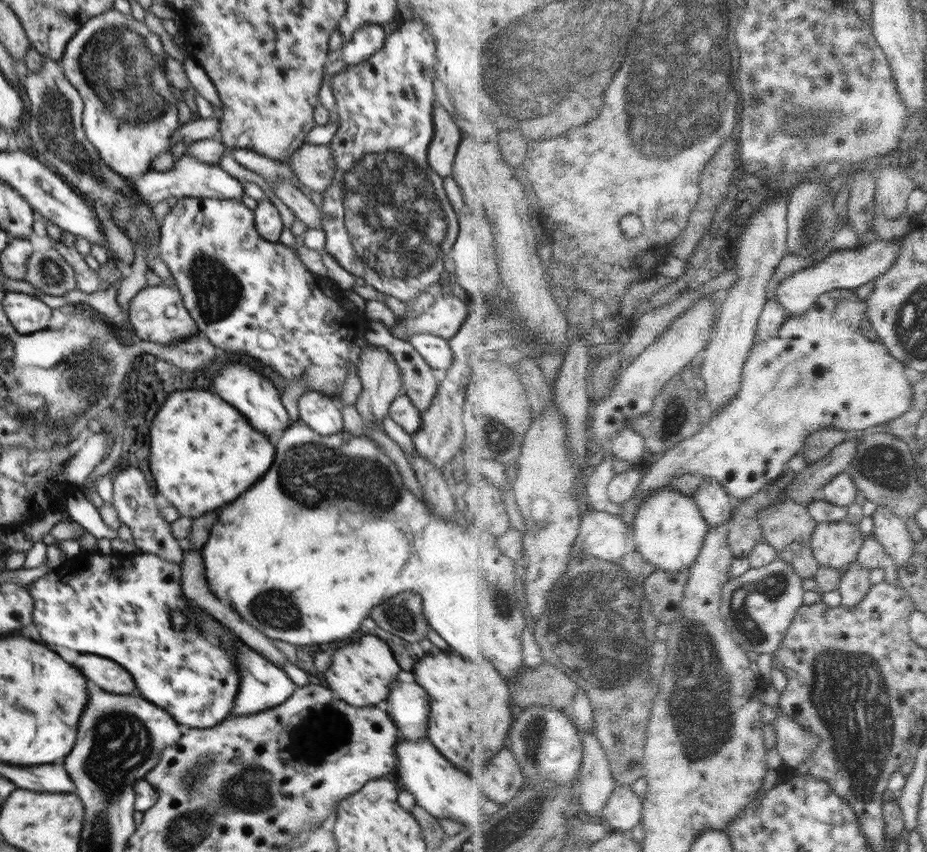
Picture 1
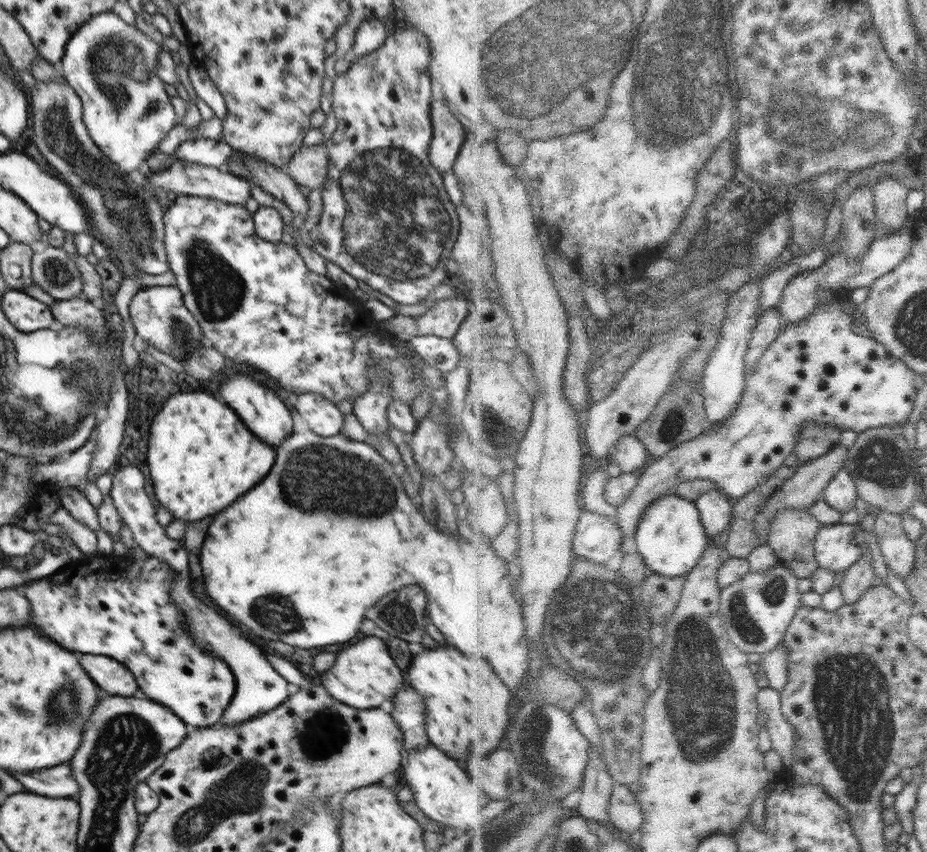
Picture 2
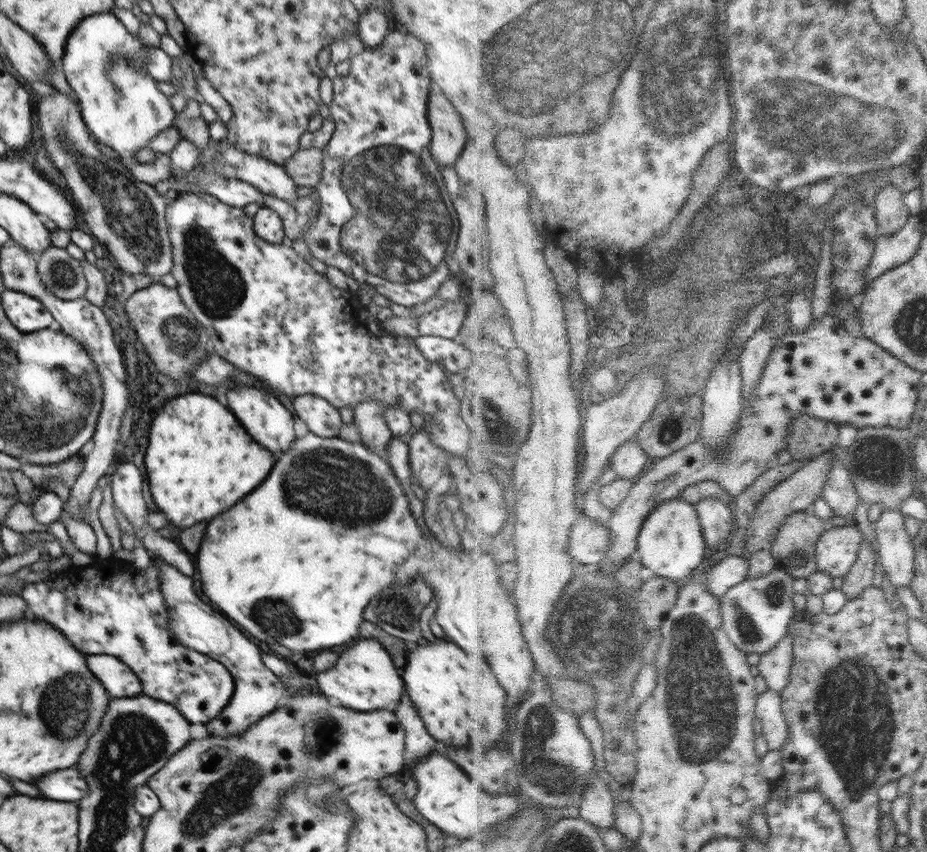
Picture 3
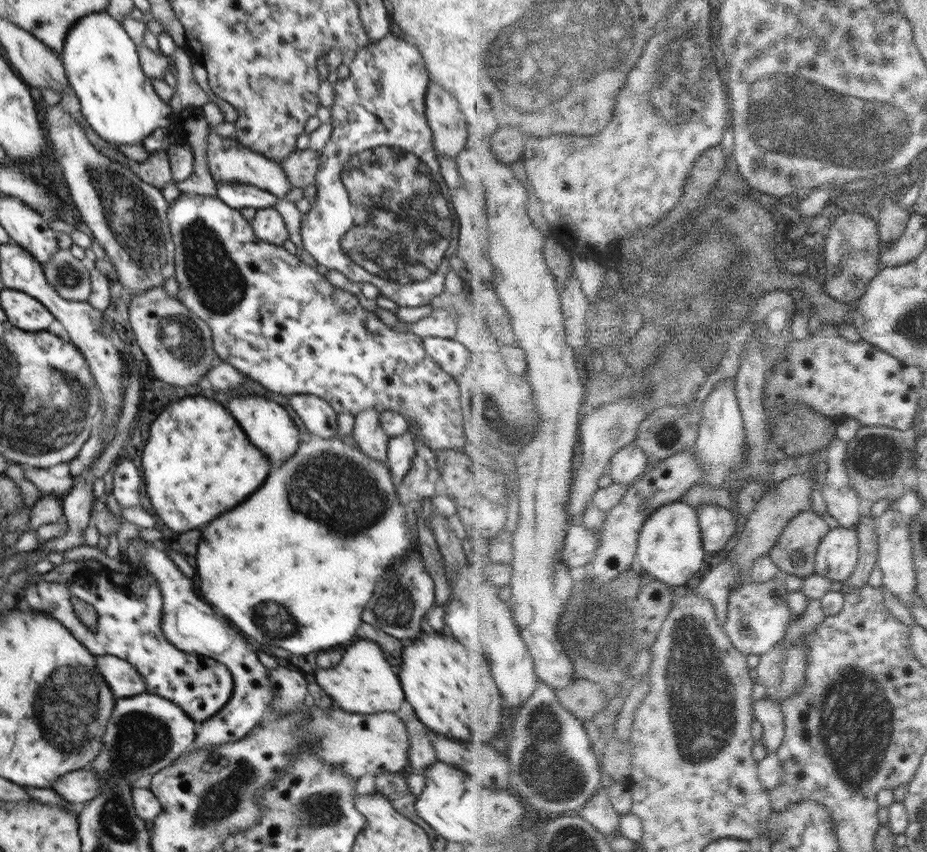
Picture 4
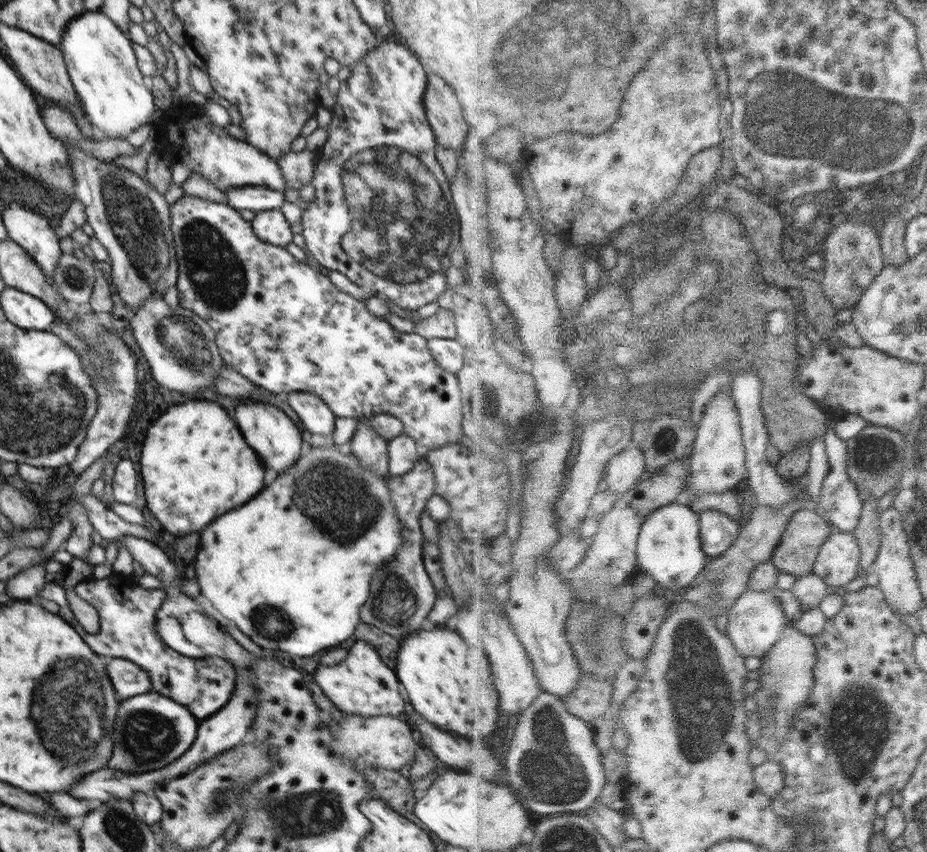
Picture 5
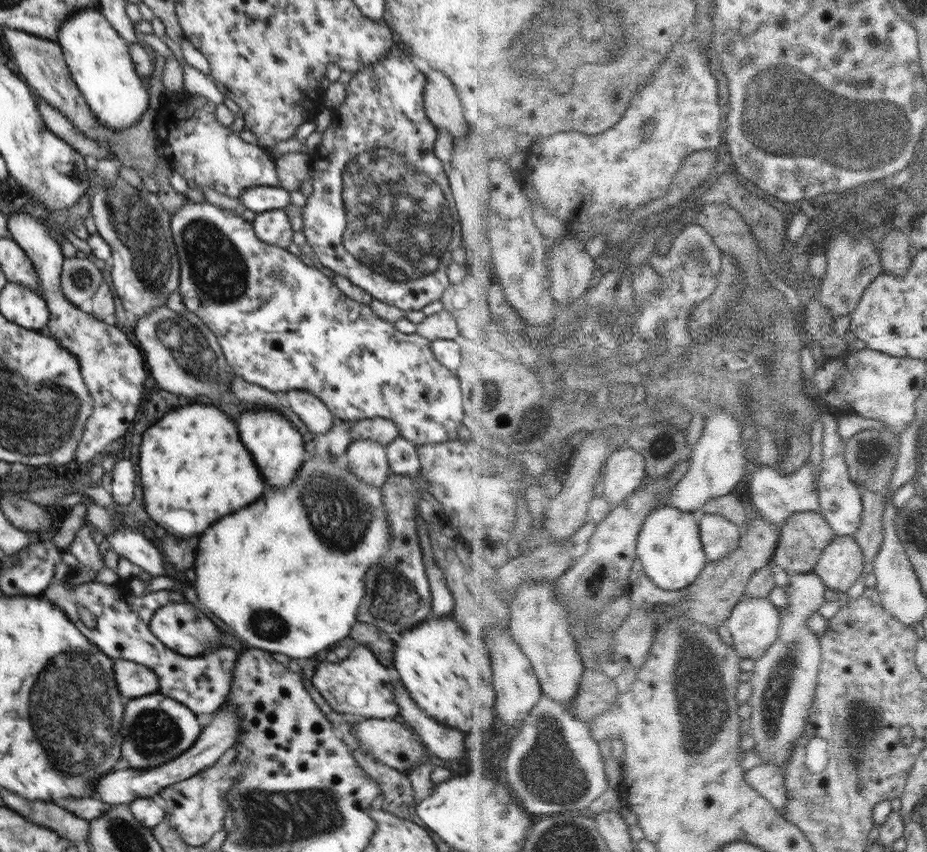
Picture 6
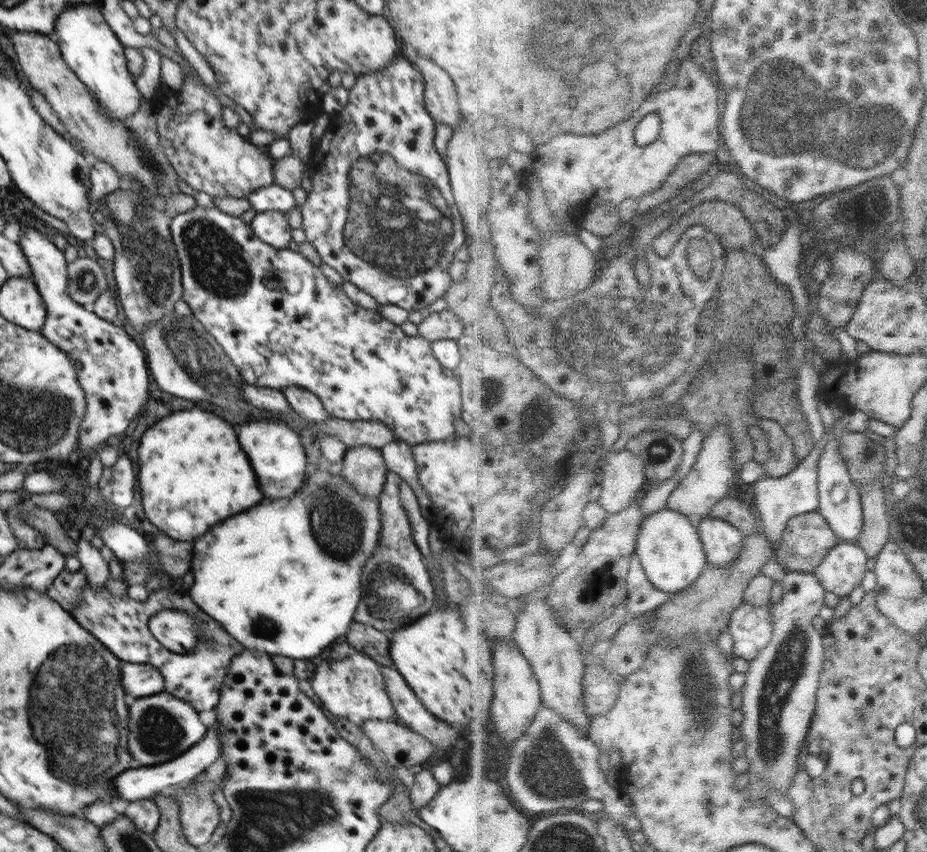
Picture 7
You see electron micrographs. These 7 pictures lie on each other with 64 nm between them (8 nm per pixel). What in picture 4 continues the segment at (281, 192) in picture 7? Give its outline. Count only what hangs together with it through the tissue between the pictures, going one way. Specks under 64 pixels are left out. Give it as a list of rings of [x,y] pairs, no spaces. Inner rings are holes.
[[[216,182],[216,197],[227,206],[238,210],[272,208],[278,200],[275,195],[249,184]]]

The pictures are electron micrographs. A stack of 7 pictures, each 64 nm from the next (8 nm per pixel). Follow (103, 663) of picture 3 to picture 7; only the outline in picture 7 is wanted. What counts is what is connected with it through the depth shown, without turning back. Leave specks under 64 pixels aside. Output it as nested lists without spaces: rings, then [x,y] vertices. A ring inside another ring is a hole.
[[[125,662],[121,666],[122,686],[128,696],[147,697],[164,690],[164,681],[156,666]]]

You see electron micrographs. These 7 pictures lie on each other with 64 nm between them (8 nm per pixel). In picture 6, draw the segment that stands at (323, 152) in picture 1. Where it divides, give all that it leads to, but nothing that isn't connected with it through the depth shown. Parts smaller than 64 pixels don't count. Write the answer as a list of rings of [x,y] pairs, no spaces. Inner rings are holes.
[[[288,153],[276,158],[275,165],[278,171],[278,180],[284,190],[299,190],[302,182],[312,175],[311,164],[315,159],[314,153]]]

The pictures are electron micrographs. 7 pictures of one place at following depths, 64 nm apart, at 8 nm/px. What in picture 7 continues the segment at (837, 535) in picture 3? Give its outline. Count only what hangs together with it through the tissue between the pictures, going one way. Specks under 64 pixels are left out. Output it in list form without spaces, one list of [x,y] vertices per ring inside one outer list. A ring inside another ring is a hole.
[[[841,540],[841,542],[826,556],[824,562],[815,572],[818,578],[824,583],[828,591],[838,594],[838,596],[849,596],[856,587],[862,586],[866,572],[868,572],[868,559],[870,556],[867,551],[855,542]]]

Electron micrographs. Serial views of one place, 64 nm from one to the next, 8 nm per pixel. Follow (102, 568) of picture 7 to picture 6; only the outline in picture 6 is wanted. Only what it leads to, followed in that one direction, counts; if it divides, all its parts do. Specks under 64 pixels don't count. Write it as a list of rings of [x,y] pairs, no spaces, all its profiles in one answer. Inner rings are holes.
[[[85,519],[67,550],[72,556],[76,556],[80,563],[88,569],[92,569],[94,576],[96,576],[105,563],[103,555],[98,550],[99,544],[93,540],[93,532],[92,526]]]

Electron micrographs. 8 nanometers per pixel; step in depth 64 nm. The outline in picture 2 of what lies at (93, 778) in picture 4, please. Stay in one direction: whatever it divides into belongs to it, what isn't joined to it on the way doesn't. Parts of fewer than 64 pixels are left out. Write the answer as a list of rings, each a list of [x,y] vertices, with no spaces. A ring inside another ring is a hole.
[[[58,764],[52,768],[28,772],[28,774],[14,774],[14,778],[30,792],[40,796],[76,796],[80,786],[72,778],[72,770],[66,764]]]

